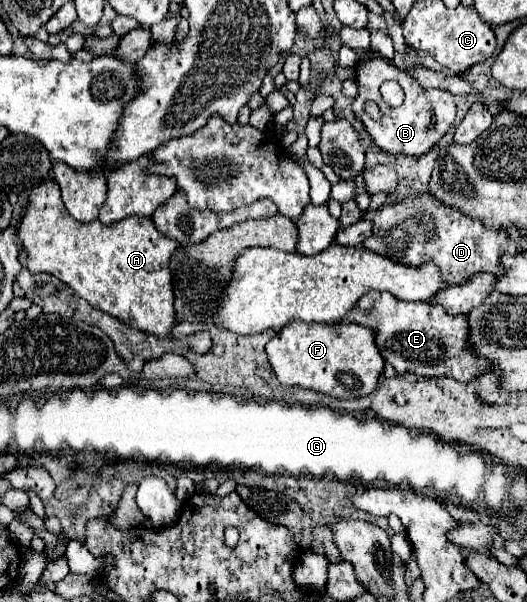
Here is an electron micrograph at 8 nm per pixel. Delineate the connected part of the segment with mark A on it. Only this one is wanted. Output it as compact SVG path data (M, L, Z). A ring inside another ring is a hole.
M45 180L29 194L29 204L23 210L19 224L19 238L23 242L23 248L27 250L27 268L31 272L49 272L57 276L91 306L157 338L167 338L171 334L171 328L177 324L173 310L173 276L169 274L169 258L179 244L157 232L151 218L129 216L113 226L103 226L99 220L81 224L73 220L65 210L57 182Z

